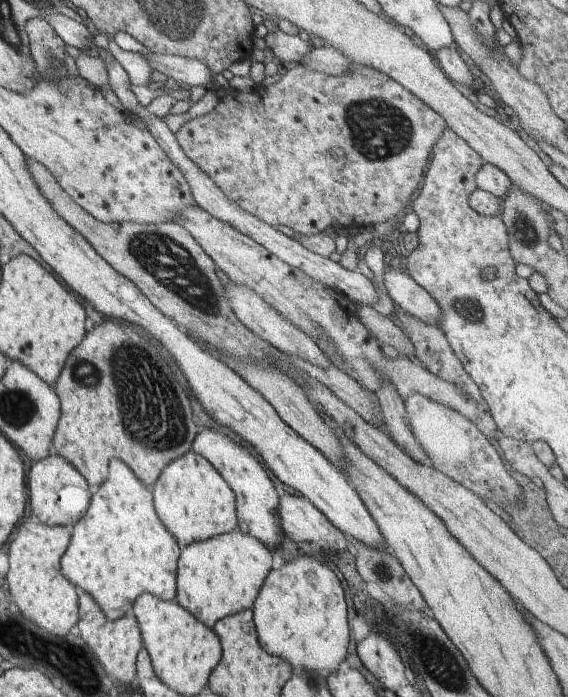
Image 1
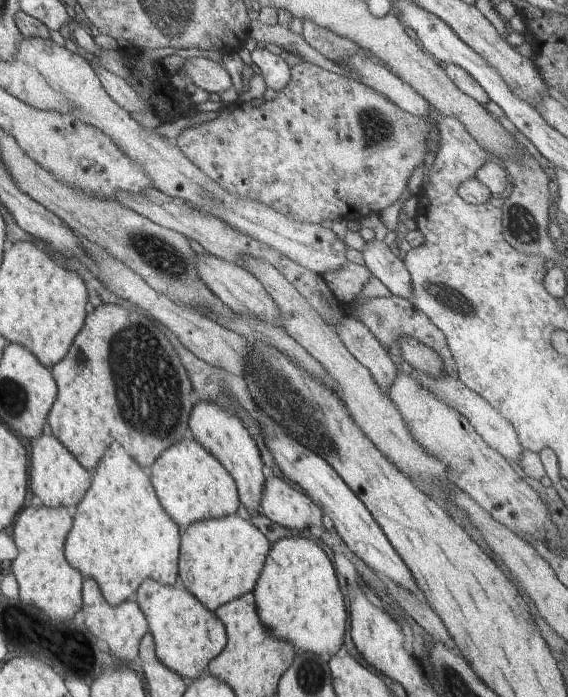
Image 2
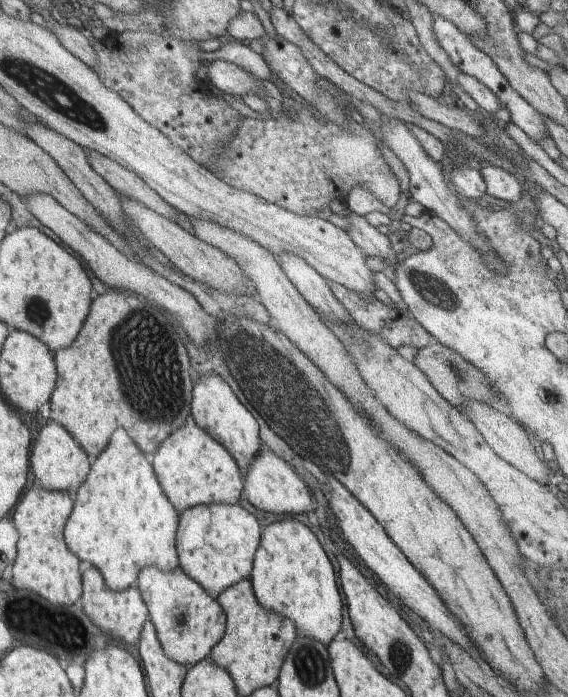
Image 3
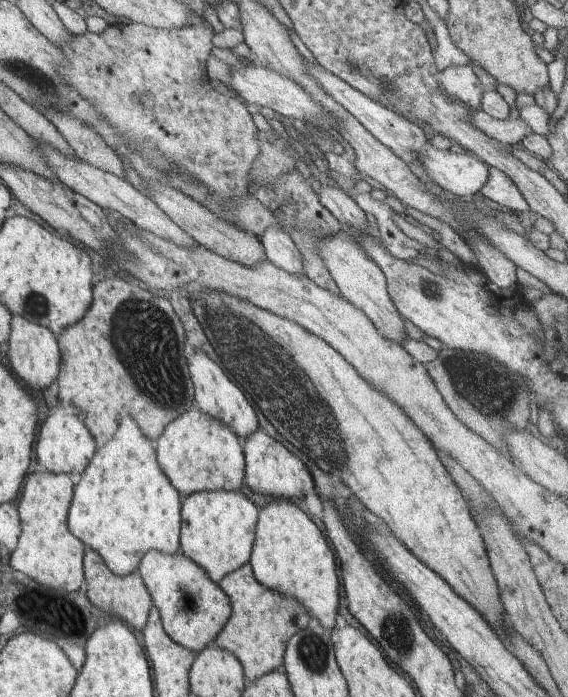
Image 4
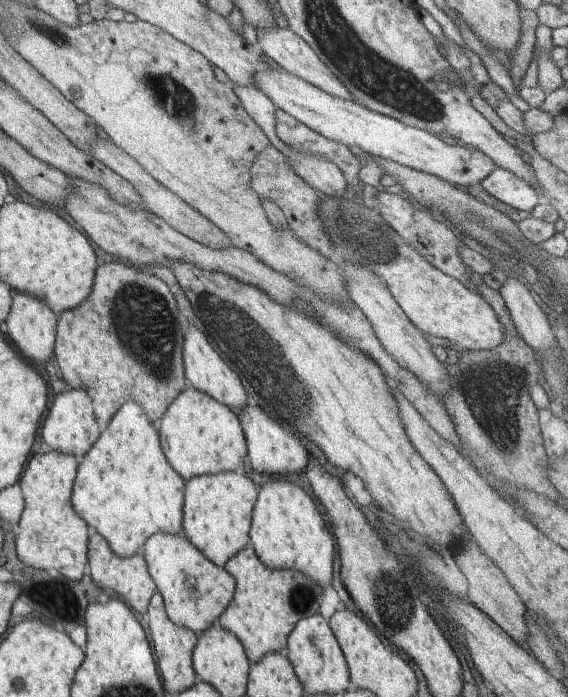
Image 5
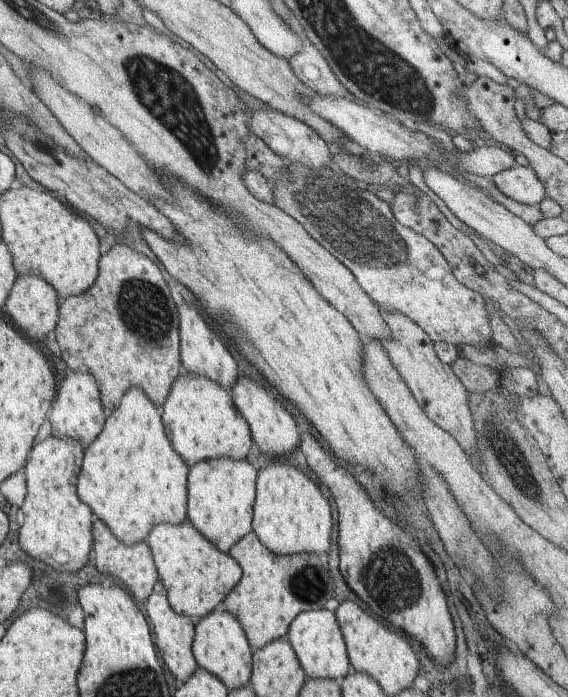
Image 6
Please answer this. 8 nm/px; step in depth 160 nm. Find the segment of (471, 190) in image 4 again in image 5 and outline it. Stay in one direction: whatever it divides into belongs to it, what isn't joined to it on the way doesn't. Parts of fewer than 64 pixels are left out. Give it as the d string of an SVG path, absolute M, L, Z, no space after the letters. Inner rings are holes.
M266 68L254 73L253 84L286 114L306 124L308 128L330 141L358 146L372 157L390 158L398 164L434 175L444 182L466 189L482 182L497 166L481 150L459 142L452 146L442 141L442 136L409 127L398 119L371 111L354 102L328 94L321 88L282 70Z

